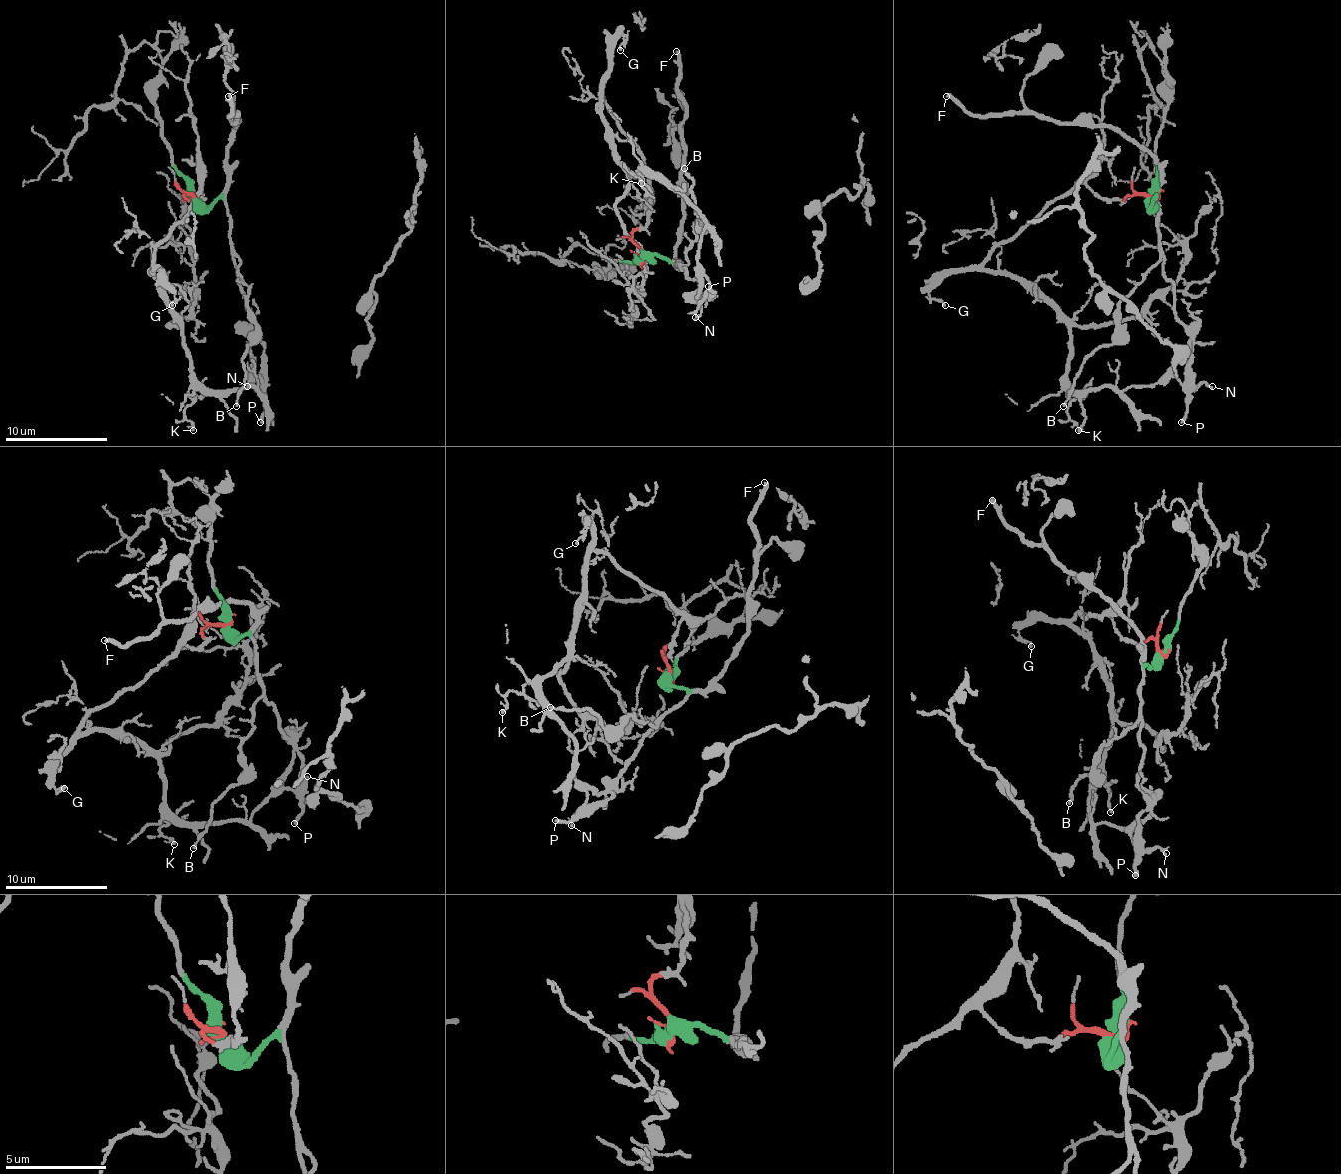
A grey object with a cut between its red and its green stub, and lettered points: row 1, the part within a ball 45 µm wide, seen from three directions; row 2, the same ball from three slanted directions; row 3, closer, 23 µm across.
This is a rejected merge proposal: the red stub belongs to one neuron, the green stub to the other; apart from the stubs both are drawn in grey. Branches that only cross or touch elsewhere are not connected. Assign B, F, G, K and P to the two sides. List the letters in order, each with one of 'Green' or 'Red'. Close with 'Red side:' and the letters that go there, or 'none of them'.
B: Green
F: Green
G: Red
K: Red
P: Green
Red side: G, K

